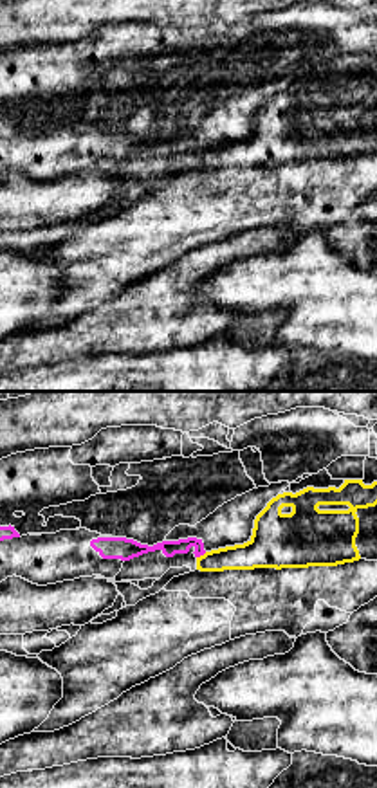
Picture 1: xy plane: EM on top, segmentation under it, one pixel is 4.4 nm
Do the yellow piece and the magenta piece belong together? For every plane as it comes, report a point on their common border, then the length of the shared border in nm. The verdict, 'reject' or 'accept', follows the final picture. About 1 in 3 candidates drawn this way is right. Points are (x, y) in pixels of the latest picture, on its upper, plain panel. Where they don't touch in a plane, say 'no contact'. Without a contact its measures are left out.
(201, 152) | 50 nm

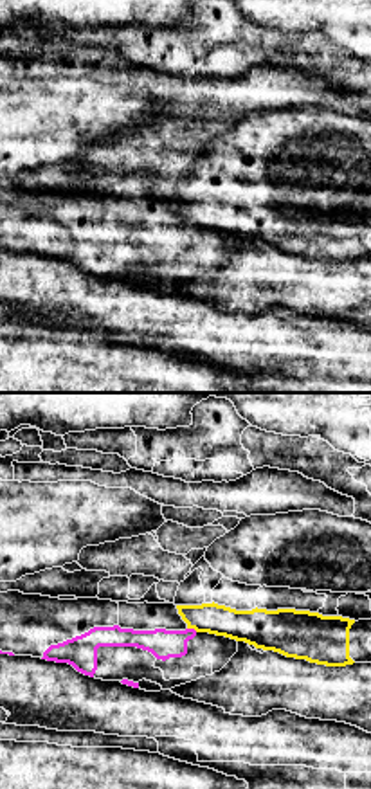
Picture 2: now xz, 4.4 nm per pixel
(193, 224) | 50 nm

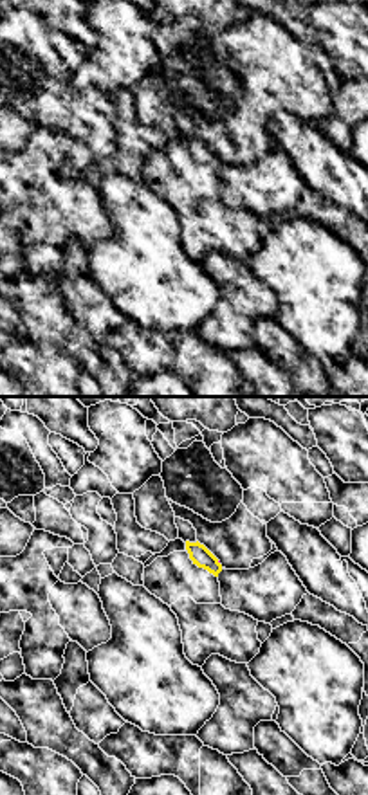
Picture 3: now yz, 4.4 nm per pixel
no contact

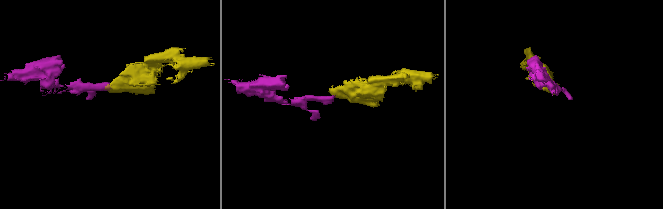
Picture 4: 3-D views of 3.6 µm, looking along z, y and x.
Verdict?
reject

